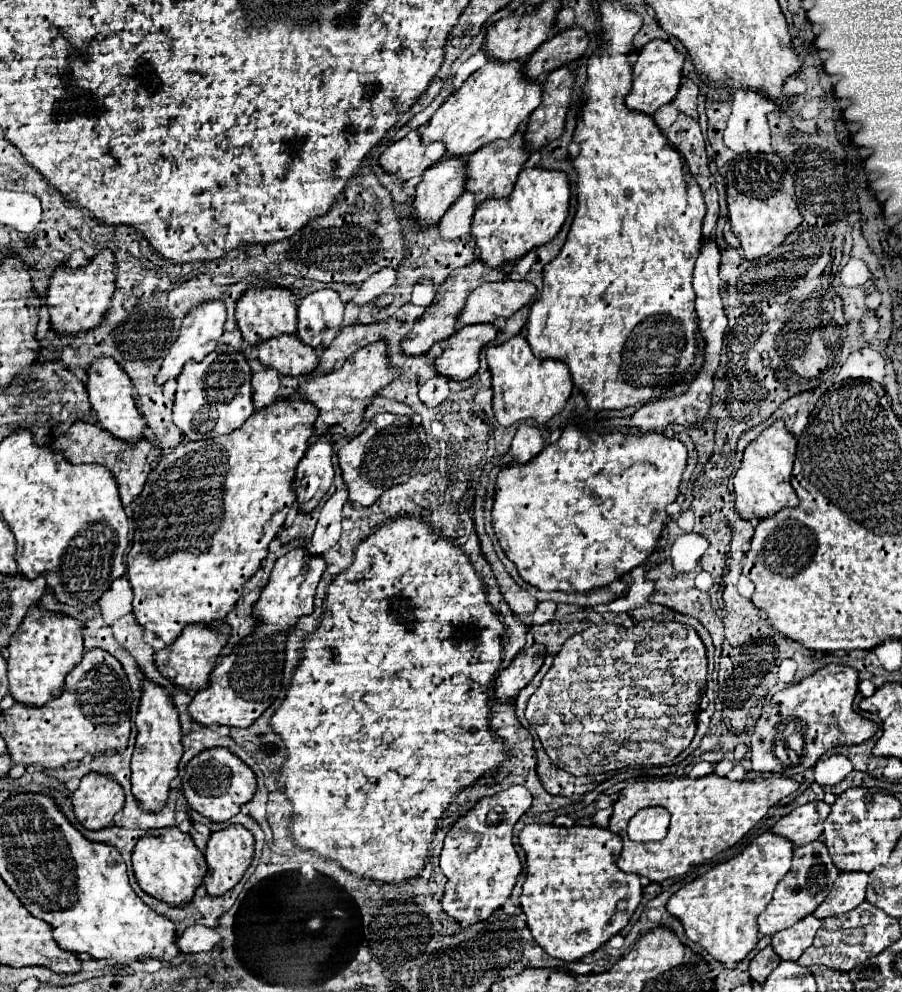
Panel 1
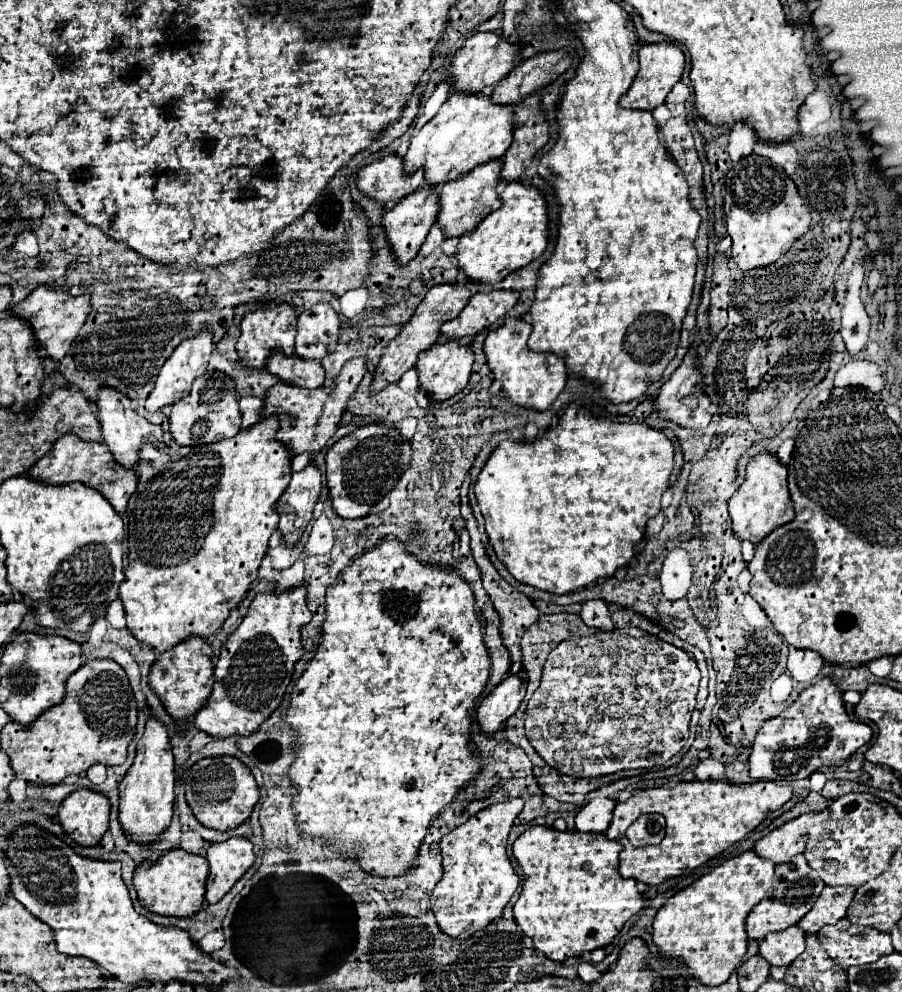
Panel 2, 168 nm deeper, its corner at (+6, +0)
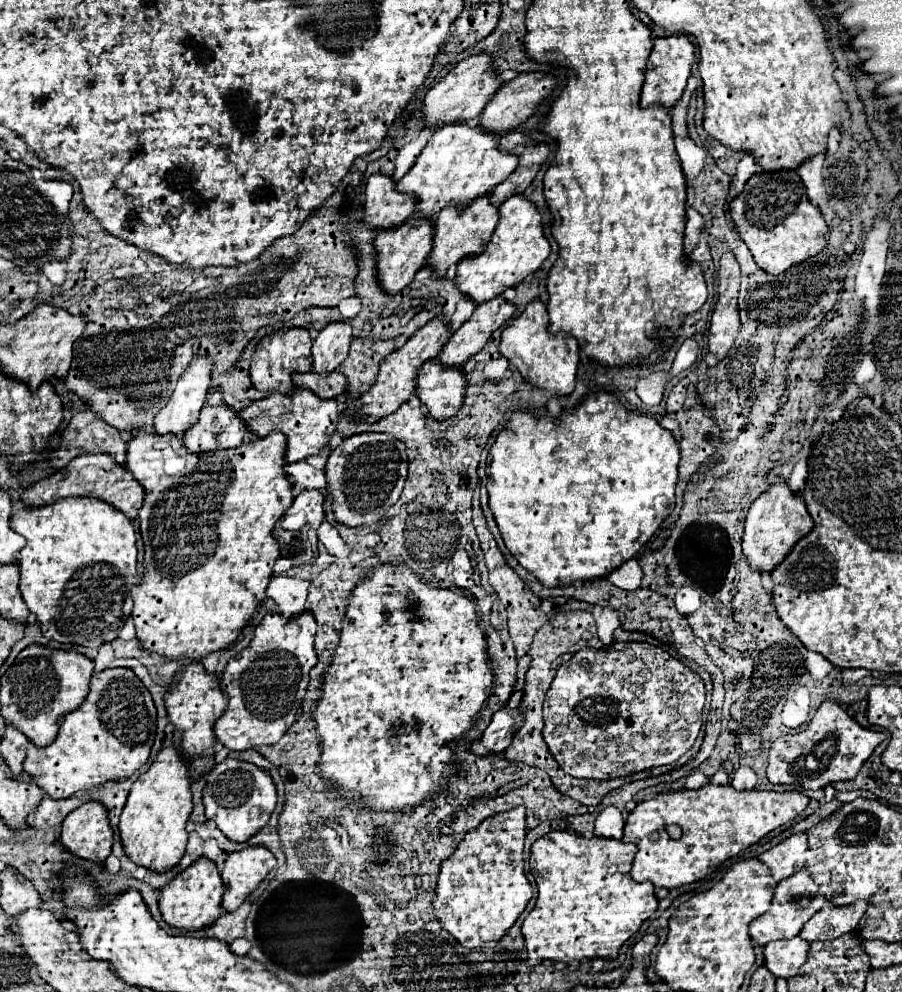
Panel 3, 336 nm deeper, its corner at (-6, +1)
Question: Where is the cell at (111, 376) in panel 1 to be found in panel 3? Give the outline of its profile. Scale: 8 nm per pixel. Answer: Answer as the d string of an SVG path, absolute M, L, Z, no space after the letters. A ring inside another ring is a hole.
M138 430L130 442L128 442L128 450L126 450L126 468L134 474L134 478L144 486L146 490L146 498L144 498L144 504L138 512L138 520L140 520L140 534L142 534L142 540L144 540L144 550L146 550L146 556L144 556L144 574L142 574L142 582L138 586L134 586L134 590L130 590L132 594L132 600L134 600L134 610L132 610L132 620L134 620L134 626L136 626L136 638L142 642L142 646L150 652L158 652L166 658L190 658L190 660L200 660L204 658L206 654L214 652L214 650L222 650L226 646L230 646L242 632L242 628L248 624L250 616L254 614L256 606L266 598L266 586L270 582L270 576L272 576L272 566L276 562L276 558L280 556L280 544L278 540L272 536L272 530L274 530L274 524L280 520L280 516L286 512L286 508L292 504L294 496L292 496L292 484L288 480L288 474L286 474L286 438L282 432L274 430L270 432L266 438L254 438L252 442L244 442L242 446L238 448L230 448L230 450L212 450L210 454L204 454L204 462L202 458L198 456L198 466L194 466L194 454L190 458L184 458L188 452L186 448L180 444L180 438L174 436L174 434L154 434L154 432L146 432L146 430ZM180 476L186 476L188 478L182 478L182 482L178 482L178 486L172 486L170 490L154 490L154 488L168 488L170 484L174 484L174 480L178 480Z

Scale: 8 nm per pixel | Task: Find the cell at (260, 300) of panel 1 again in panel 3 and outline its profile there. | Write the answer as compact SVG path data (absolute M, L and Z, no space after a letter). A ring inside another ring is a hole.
M288 328L286 332L278 330L274 334L264 336L252 356L252 366L250 366L250 378L252 384L258 390L276 390L282 394L290 394L294 390L292 384L292 374L294 372L308 372L312 368L312 336L306 328Z

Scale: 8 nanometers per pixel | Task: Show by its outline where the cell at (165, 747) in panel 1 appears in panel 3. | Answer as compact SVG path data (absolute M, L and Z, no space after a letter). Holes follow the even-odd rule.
M164 746L148 772L144 772L130 790L124 812L120 816L120 836L126 854L140 866L162 872L180 862L186 850L186 822L192 812L192 792L188 768L174 746Z

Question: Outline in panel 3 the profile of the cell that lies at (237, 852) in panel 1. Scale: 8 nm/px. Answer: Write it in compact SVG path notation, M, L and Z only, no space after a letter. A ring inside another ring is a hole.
M246 846L244 850L232 852L228 854L226 862L224 862L224 870L222 870L222 880L224 880L224 898L222 898L222 906L226 908L226 912L236 910L246 896L258 888L258 884L266 878L266 874L276 866L276 858L272 856L272 852L266 846Z

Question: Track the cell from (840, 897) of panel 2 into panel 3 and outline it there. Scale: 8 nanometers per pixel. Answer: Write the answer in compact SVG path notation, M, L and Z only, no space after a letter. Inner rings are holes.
M858 900L854 902L854 906L826 904L804 924L804 928L800 930L800 938L806 938L808 942L834 940L846 932L854 932L866 912L866 906L866 900Z

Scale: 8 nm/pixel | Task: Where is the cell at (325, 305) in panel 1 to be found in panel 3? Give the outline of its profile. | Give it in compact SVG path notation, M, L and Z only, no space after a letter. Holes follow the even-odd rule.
M328 322L318 338L312 342L312 370L320 374L328 374L344 362L348 356L348 348L352 342L352 328L348 322Z

